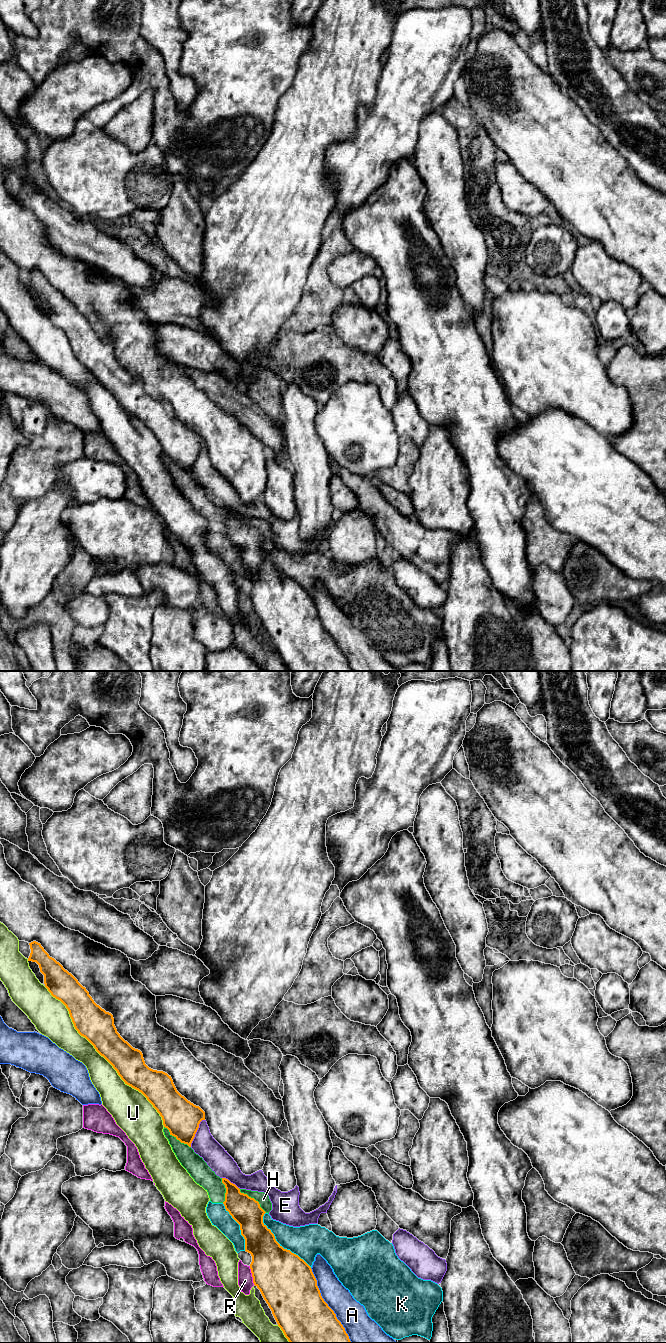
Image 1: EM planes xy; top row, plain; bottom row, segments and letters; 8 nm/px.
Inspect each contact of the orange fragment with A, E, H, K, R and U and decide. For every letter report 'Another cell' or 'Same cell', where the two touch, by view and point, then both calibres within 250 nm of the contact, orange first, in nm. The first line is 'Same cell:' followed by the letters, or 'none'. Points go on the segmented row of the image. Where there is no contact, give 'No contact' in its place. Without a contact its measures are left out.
Same cell: U
A: Another cell. Touches orange at xy (327, 1305). Thickness 440 nm (orange) against 220 nm
E: Another cell. Touches orange at xy (196, 1131). Thickness 280 nm (orange) against 190 nm
H: Another cell. Touches orange at xy (253, 1198). Thickness 240 nm (orange) against 90 nm
K: Another cell. Touches orange at xy (279, 1244). Thickness 420 nm (orange) against 260 nm
R: Another cell. Touches orange at xy (252, 1275). Thickness 420 nm (orange) against 130 nm
U: Same cell. Touches orange at xy (103, 1056). Thickness 280 nm (orange) against 220 nm

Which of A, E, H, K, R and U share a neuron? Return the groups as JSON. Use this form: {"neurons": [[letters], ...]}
{"neurons": [["A"], ["E", "K"], ["H"], ["R"], ["U"]]}

